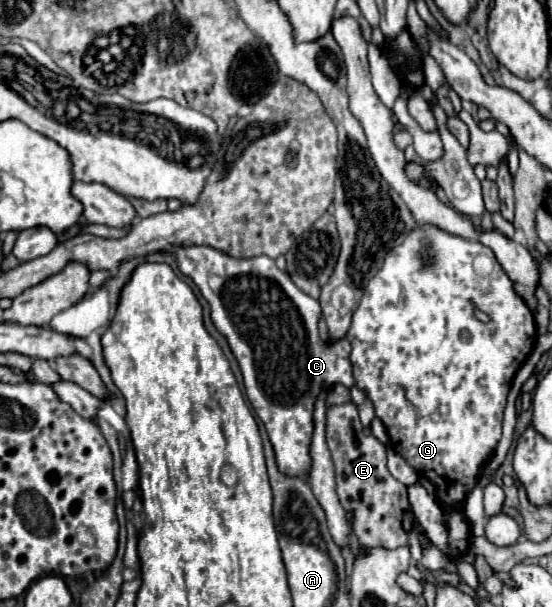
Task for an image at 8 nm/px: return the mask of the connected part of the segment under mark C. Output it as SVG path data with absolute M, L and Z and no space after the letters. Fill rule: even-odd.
M171 244L169 254L175 258L181 274L189 276L199 286L203 298L209 302L211 320L217 332L221 332L227 338L229 348L241 368L247 398L269 434L279 472L283 472L285 476L309 476L309 470L311 470L309 446L313 436L315 400L325 388L331 388L333 384L343 384L347 388L355 384L351 362L349 362L349 352L351 352L349 340L343 338L341 344L325 344L321 340L317 330L317 322L321 318L319 302L309 298L305 292L301 292L291 282L291 278L275 266L275 262L269 256L233 258L211 246L185 248L179 244ZM209 274L217 276L219 280L217 292L209 286Z

